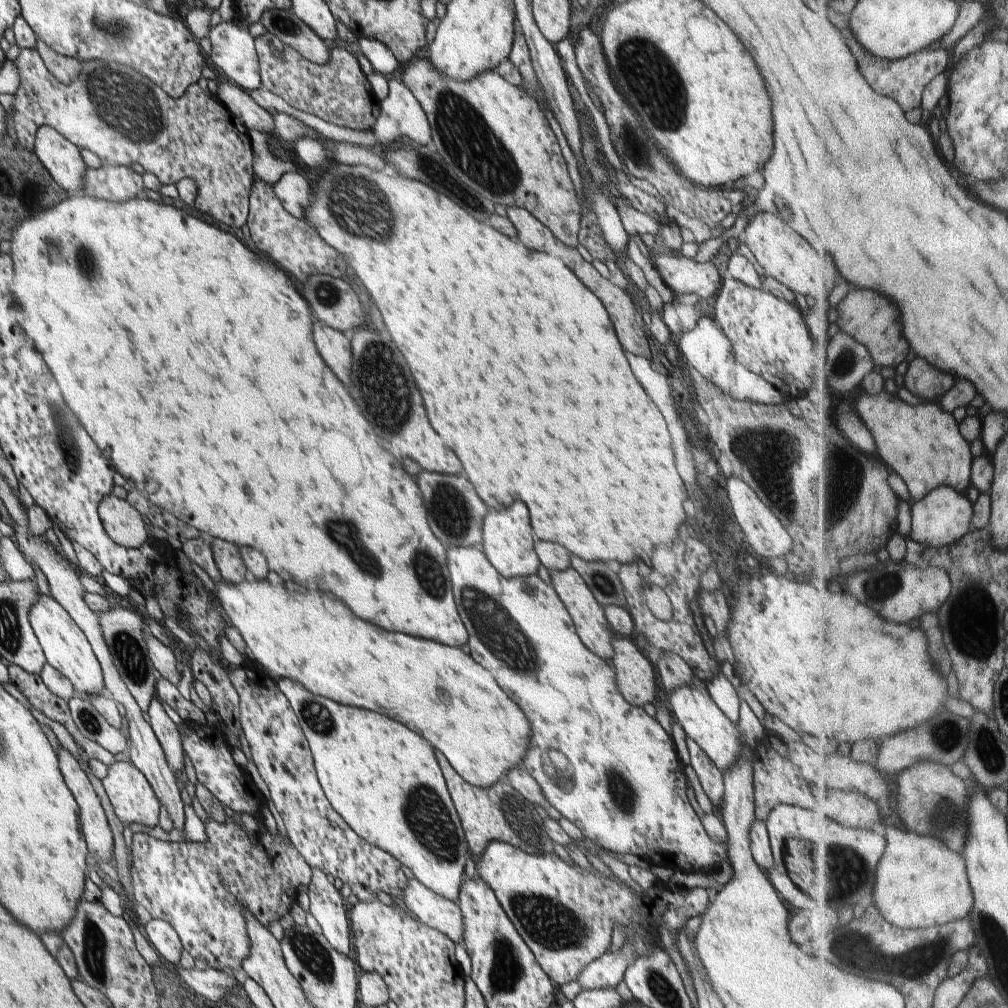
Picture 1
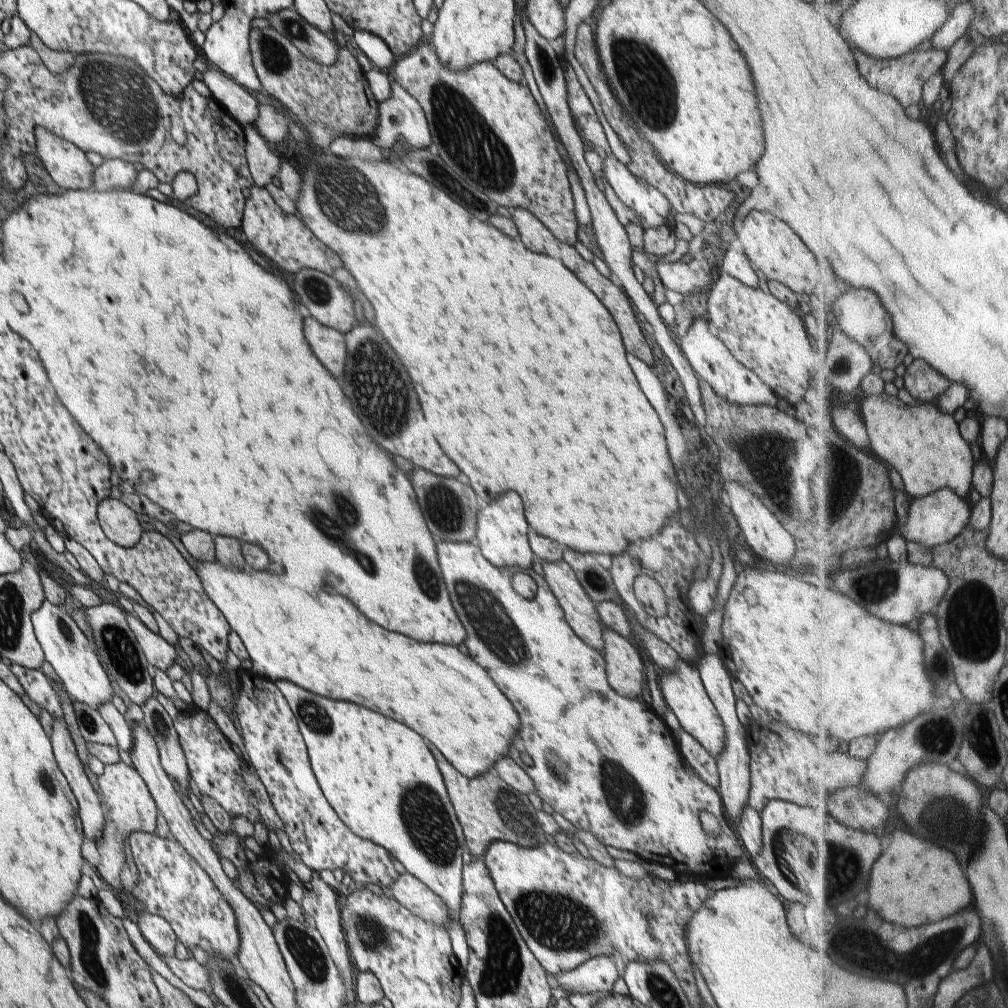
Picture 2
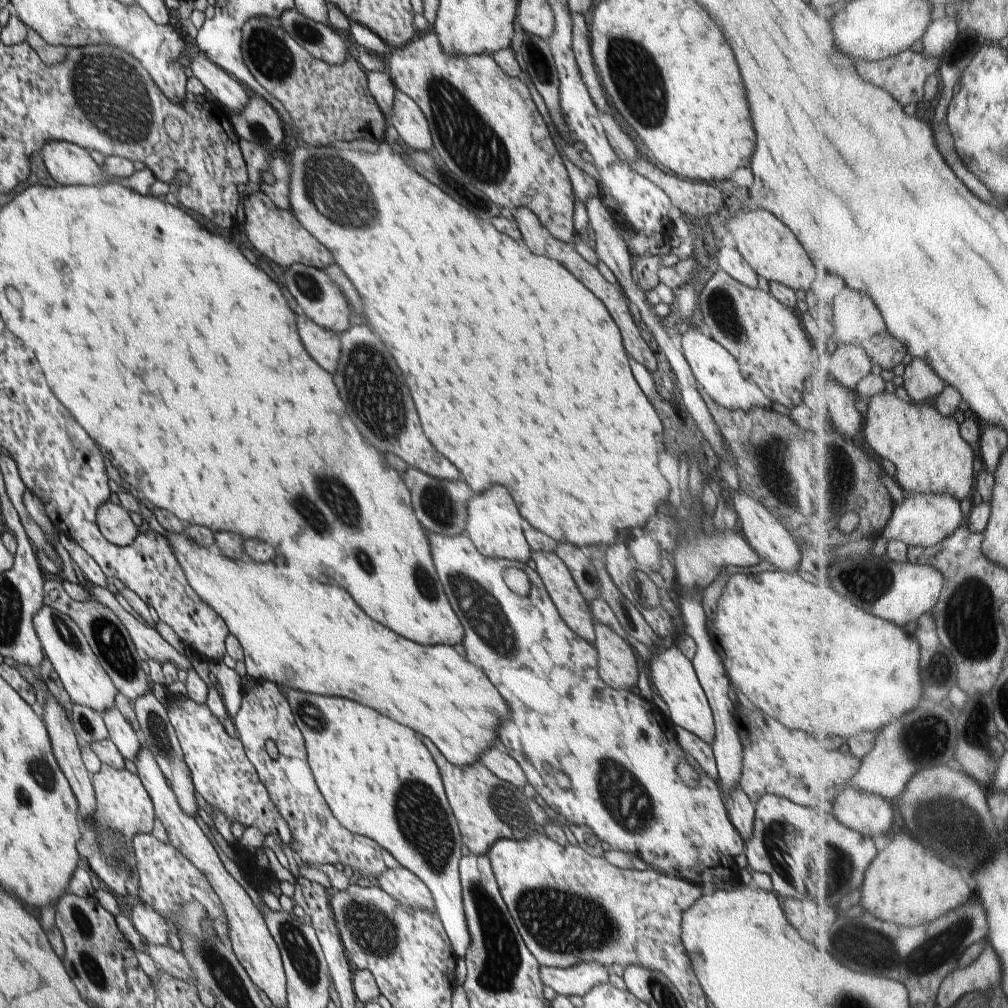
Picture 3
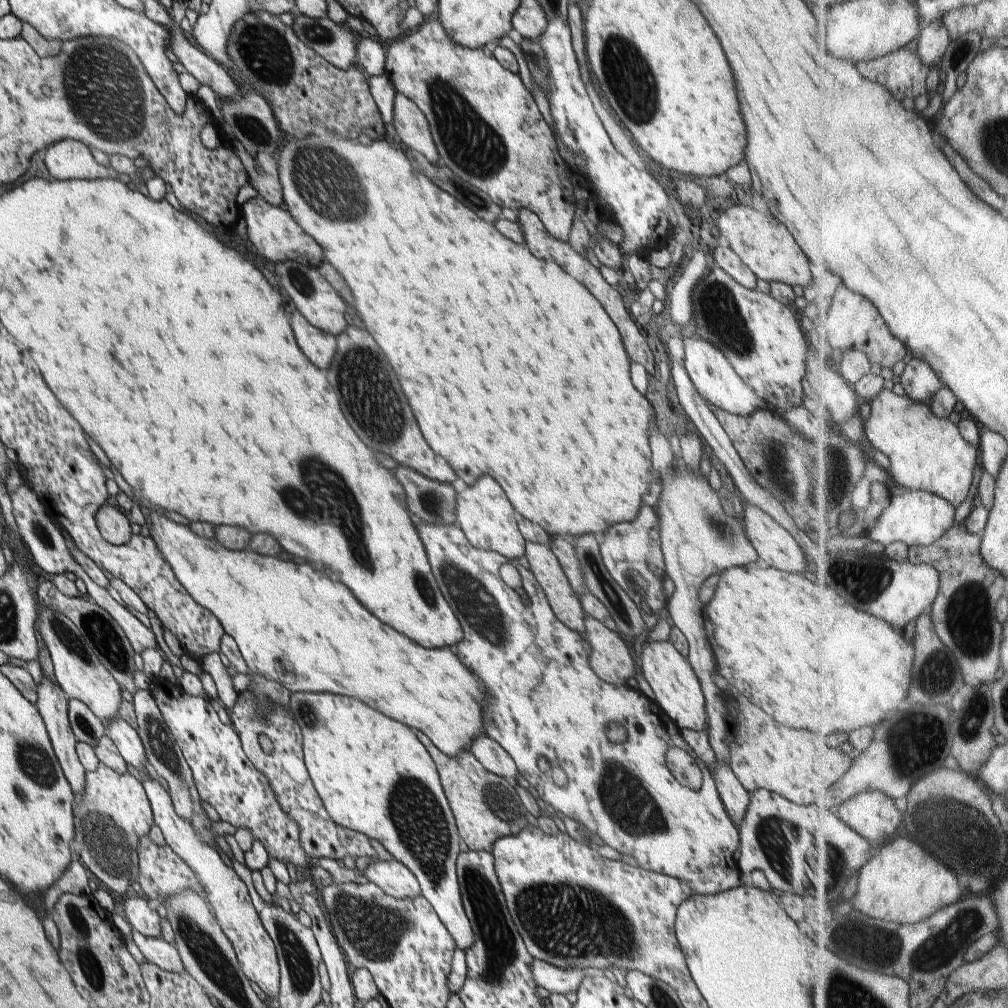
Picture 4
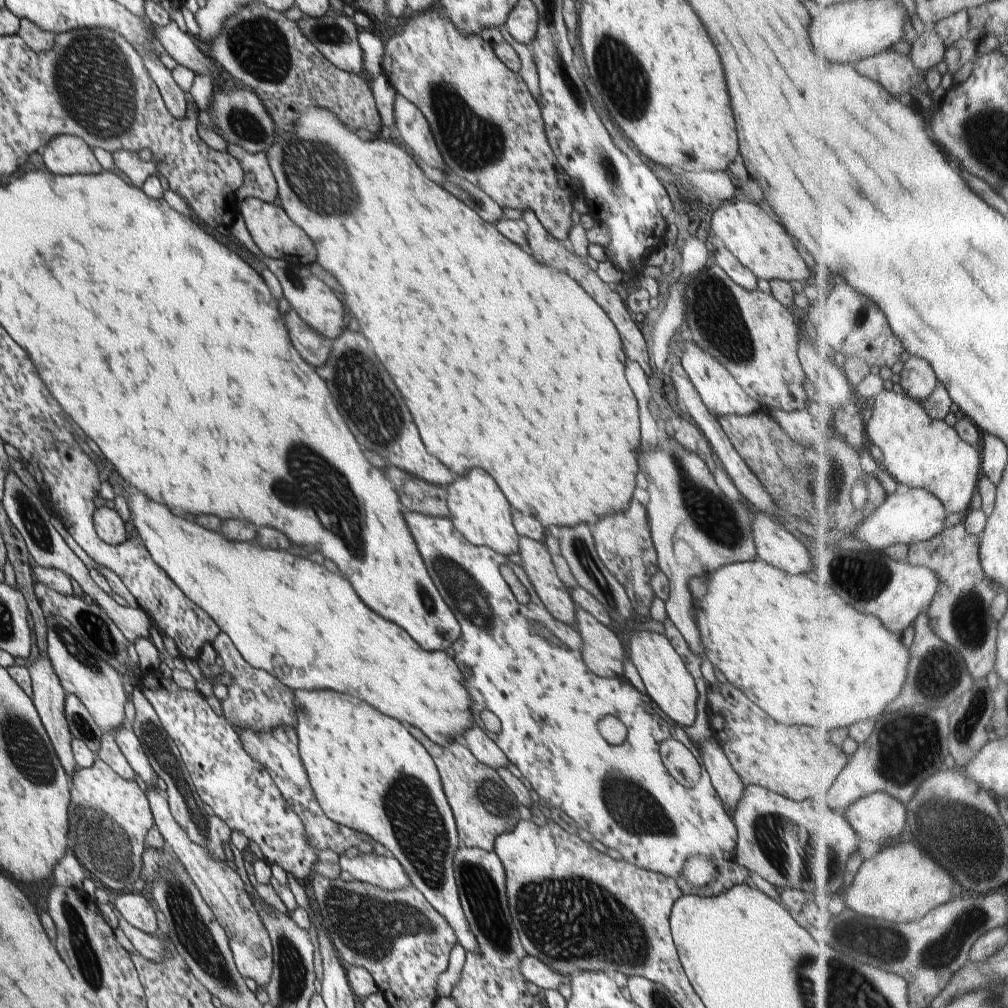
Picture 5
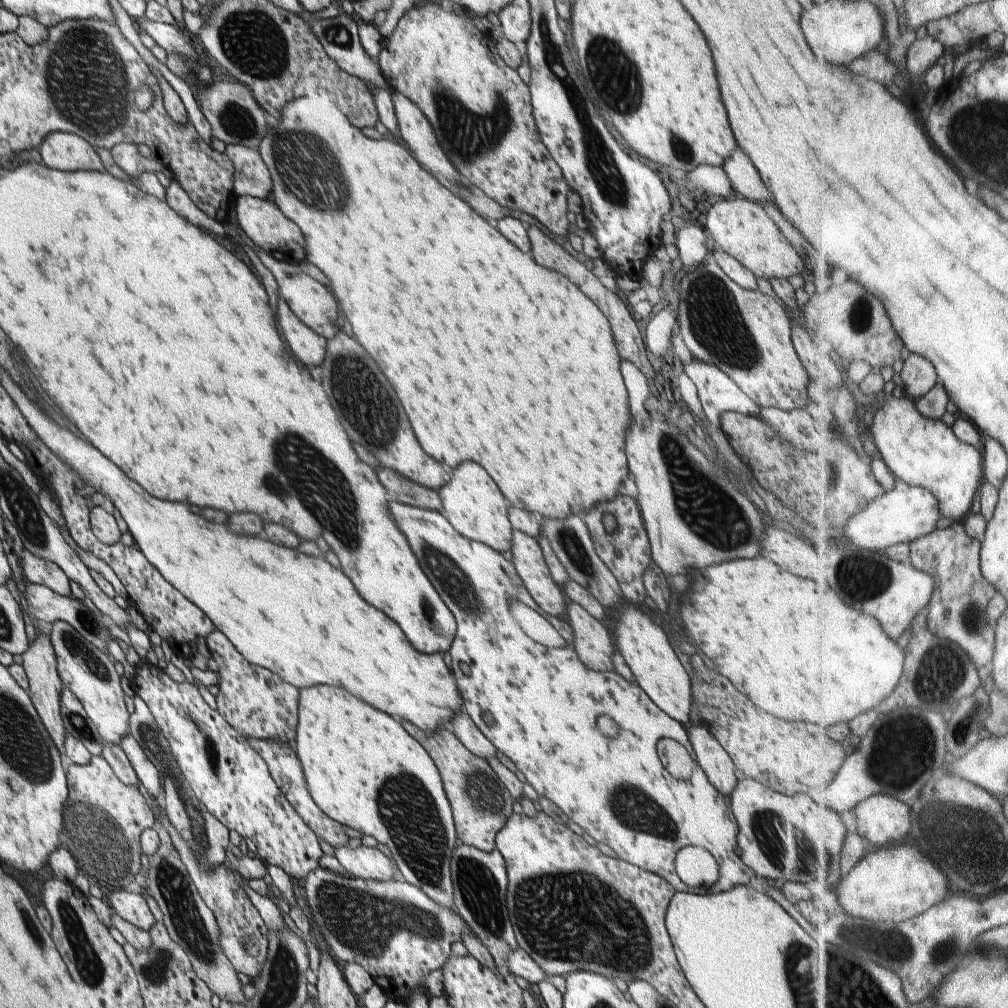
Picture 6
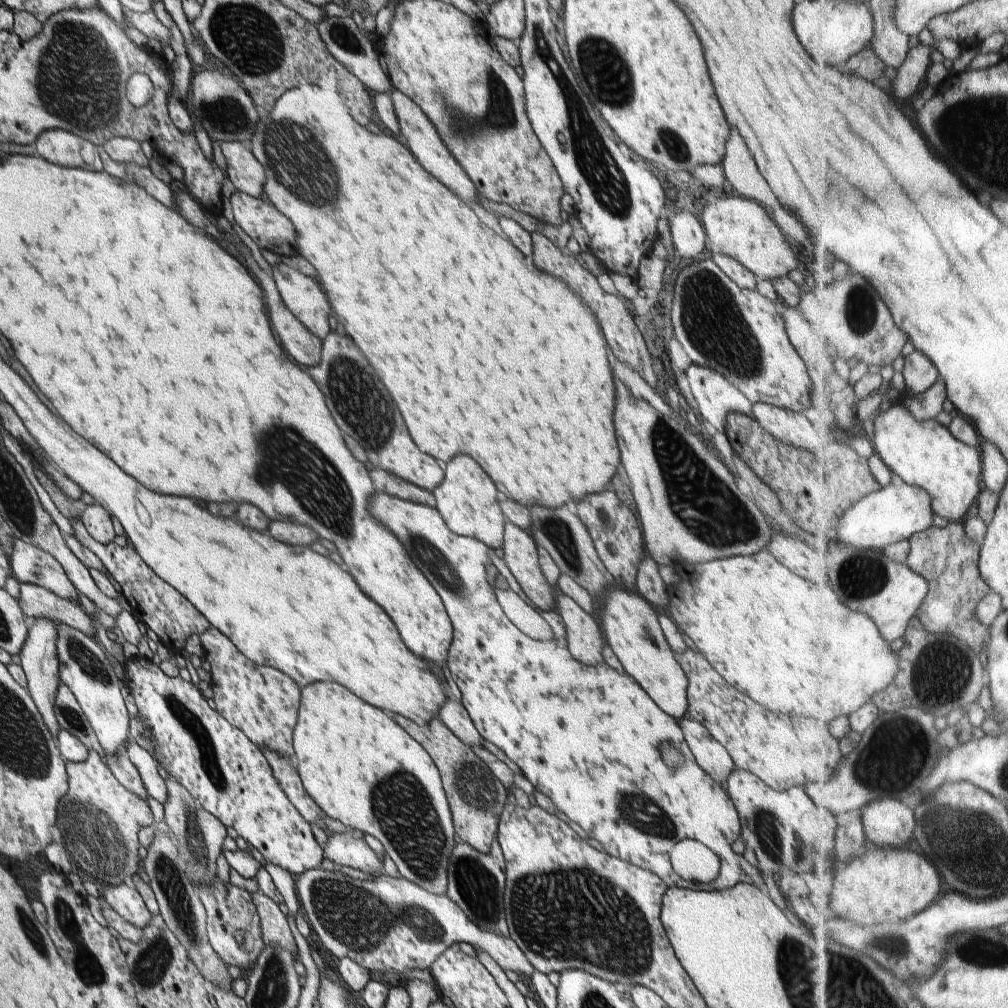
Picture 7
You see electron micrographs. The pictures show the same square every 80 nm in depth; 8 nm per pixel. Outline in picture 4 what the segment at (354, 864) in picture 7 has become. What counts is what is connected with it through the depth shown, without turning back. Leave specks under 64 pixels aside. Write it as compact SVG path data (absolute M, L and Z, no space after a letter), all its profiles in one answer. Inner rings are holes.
M378 859L376 863L358 863L356 871L395 899L414 899L423 896L416 875L396 859L388 862Z

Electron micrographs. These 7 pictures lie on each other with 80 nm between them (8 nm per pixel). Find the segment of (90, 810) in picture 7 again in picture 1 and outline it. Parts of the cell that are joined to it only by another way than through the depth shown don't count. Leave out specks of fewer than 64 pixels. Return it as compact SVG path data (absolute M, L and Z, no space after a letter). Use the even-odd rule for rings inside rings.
M114 761L109 766L106 778L103 778L102 782L111 804L115 808L115 814L125 828L132 822L139 822L150 828L159 824L161 802L144 773L140 772L131 761Z

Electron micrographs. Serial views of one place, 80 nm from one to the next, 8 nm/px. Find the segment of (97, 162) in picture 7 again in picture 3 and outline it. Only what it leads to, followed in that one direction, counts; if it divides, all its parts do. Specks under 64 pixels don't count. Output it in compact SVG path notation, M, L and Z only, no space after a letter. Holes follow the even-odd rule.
M48 141L40 150L50 176L58 185L105 183L107 178L88 150L68 141Z

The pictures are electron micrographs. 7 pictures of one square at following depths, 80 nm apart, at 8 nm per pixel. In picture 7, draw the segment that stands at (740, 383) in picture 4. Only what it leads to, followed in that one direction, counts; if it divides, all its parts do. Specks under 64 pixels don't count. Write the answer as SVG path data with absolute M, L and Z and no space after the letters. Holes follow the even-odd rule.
M692 363L687 370L691 391L698 404L698 415L725 432L727 416L739 412L752 418L753 404L744 393L716 369Z

